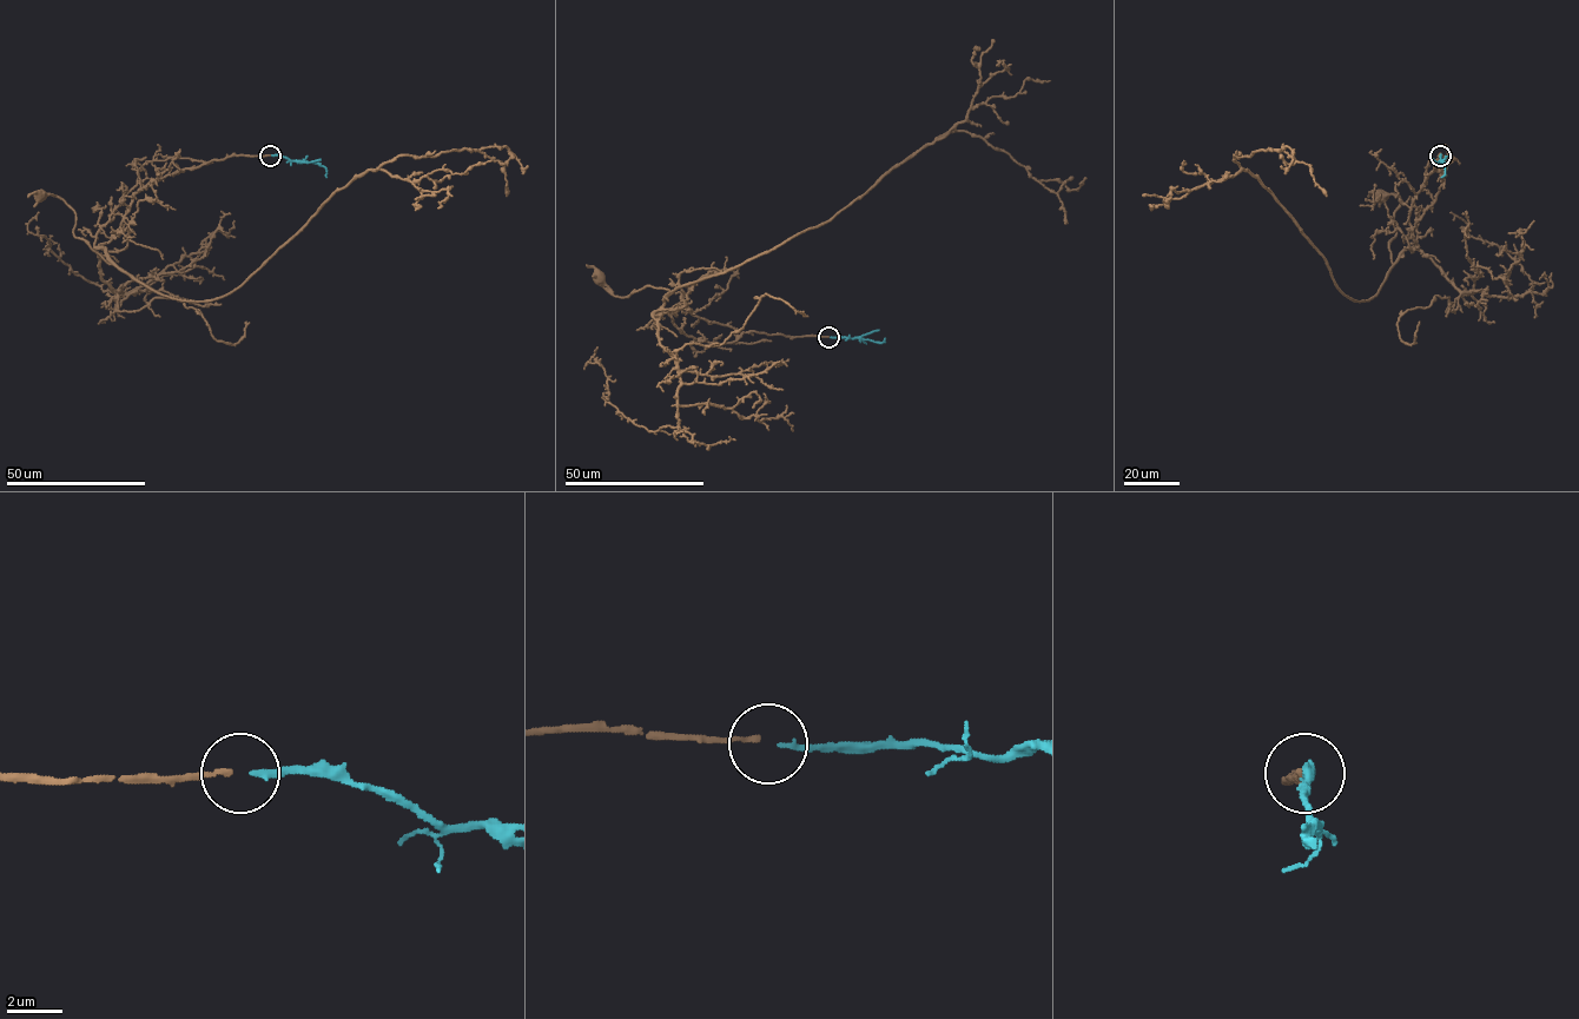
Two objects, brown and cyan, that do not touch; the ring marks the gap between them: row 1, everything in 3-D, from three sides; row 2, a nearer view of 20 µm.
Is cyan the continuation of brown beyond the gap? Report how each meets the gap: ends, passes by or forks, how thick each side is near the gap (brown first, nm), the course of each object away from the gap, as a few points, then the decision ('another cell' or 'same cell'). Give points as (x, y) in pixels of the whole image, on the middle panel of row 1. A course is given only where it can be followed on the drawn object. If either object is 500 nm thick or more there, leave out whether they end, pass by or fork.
brown ends | cyan ends | 190/220 nm | brown via (828, 337), (739, 332), (699, 318), (684, 306), (653, 313), (669, 290), (645, 286), (616, 297), (600, 277) | cyan via (830, 337), (877, 342), (885, 338) | same cell

